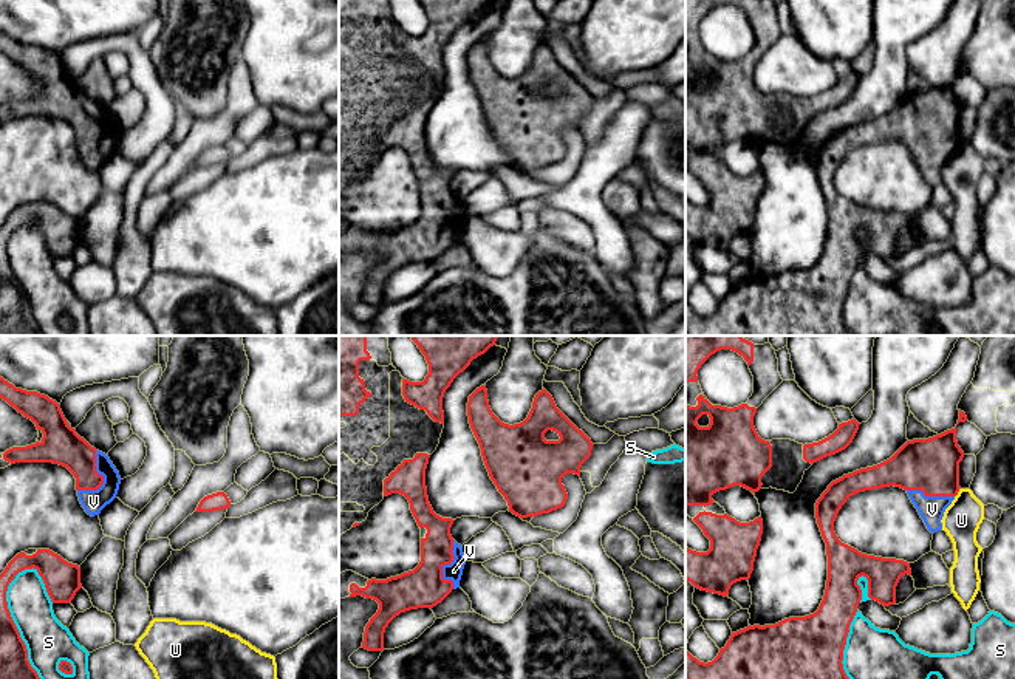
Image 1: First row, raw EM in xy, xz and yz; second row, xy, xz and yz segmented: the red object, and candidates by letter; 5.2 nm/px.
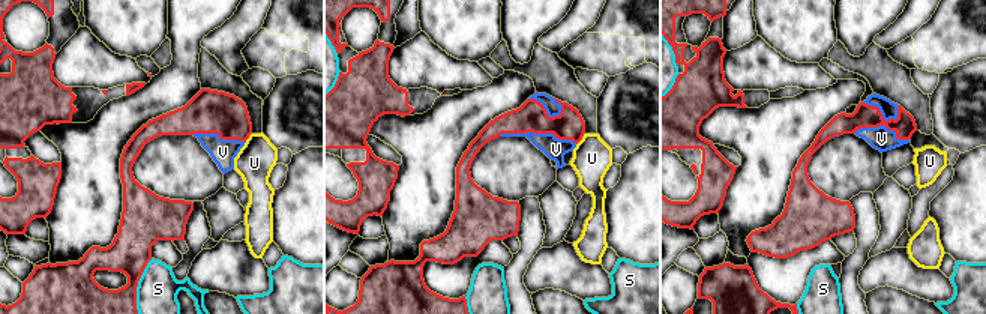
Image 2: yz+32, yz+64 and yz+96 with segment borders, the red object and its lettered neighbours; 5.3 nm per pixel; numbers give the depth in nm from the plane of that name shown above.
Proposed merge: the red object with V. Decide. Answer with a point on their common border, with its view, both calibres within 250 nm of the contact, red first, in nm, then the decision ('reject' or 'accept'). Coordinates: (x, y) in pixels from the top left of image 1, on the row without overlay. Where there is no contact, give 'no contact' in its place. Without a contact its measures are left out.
xy (102, 133) | 180/120 nm | accept

